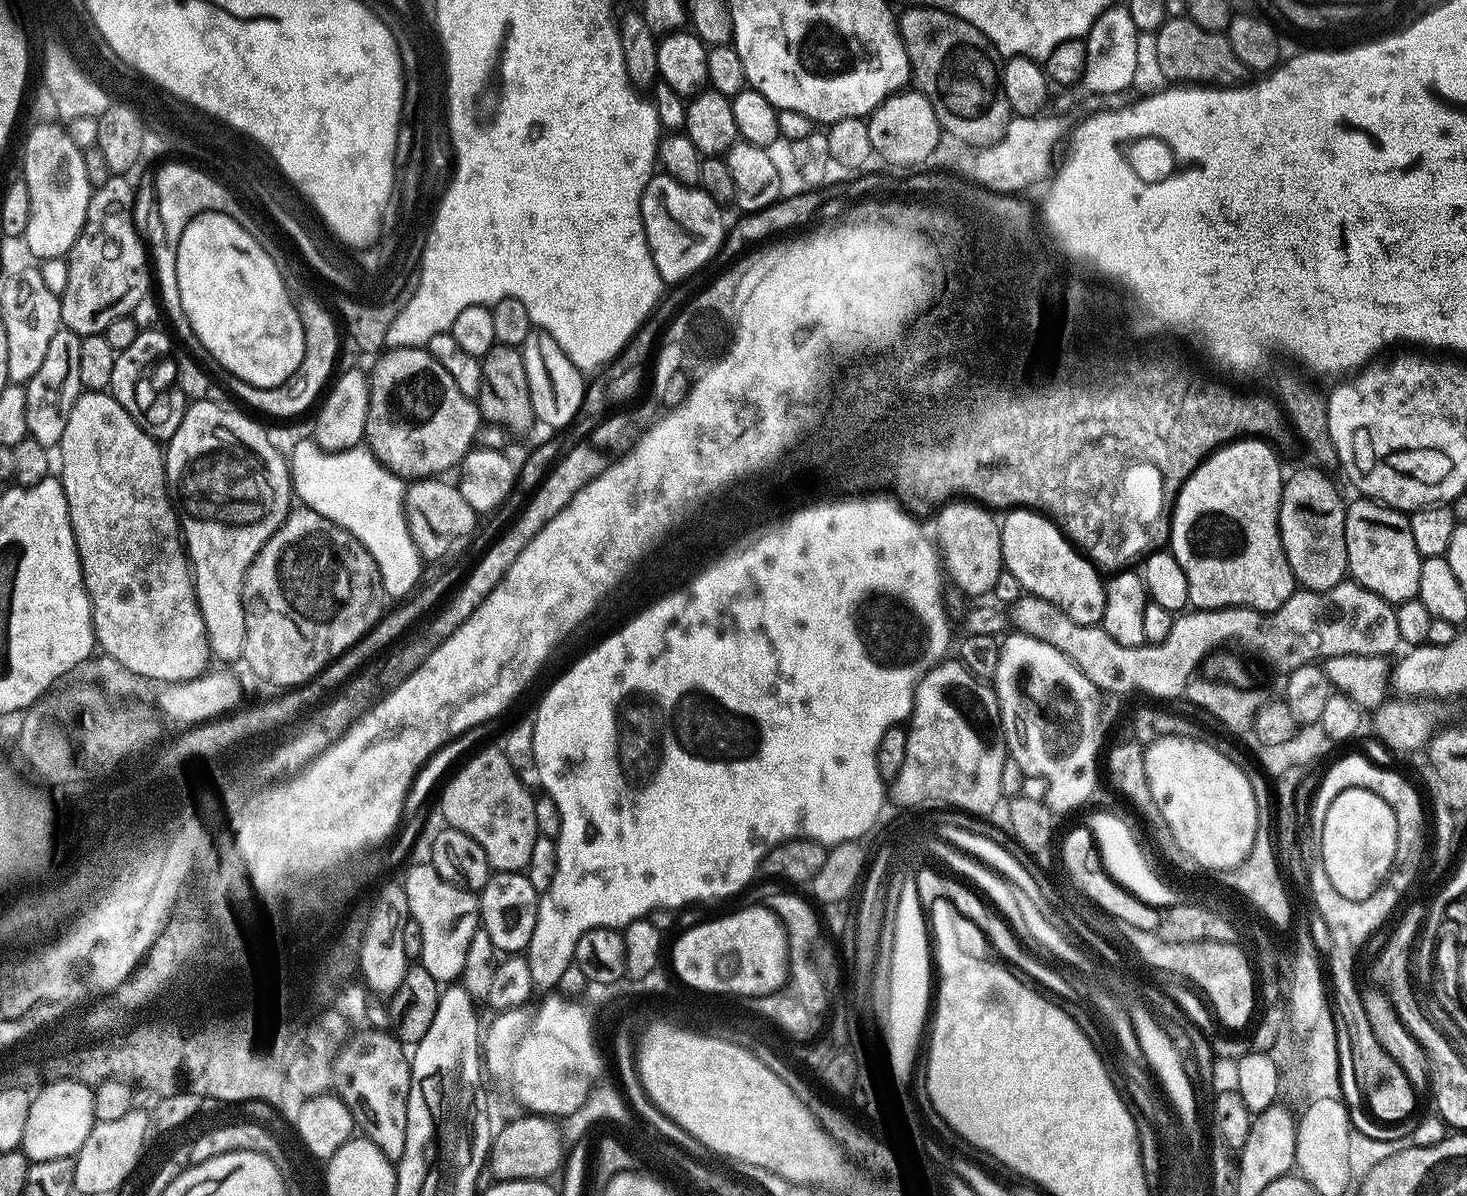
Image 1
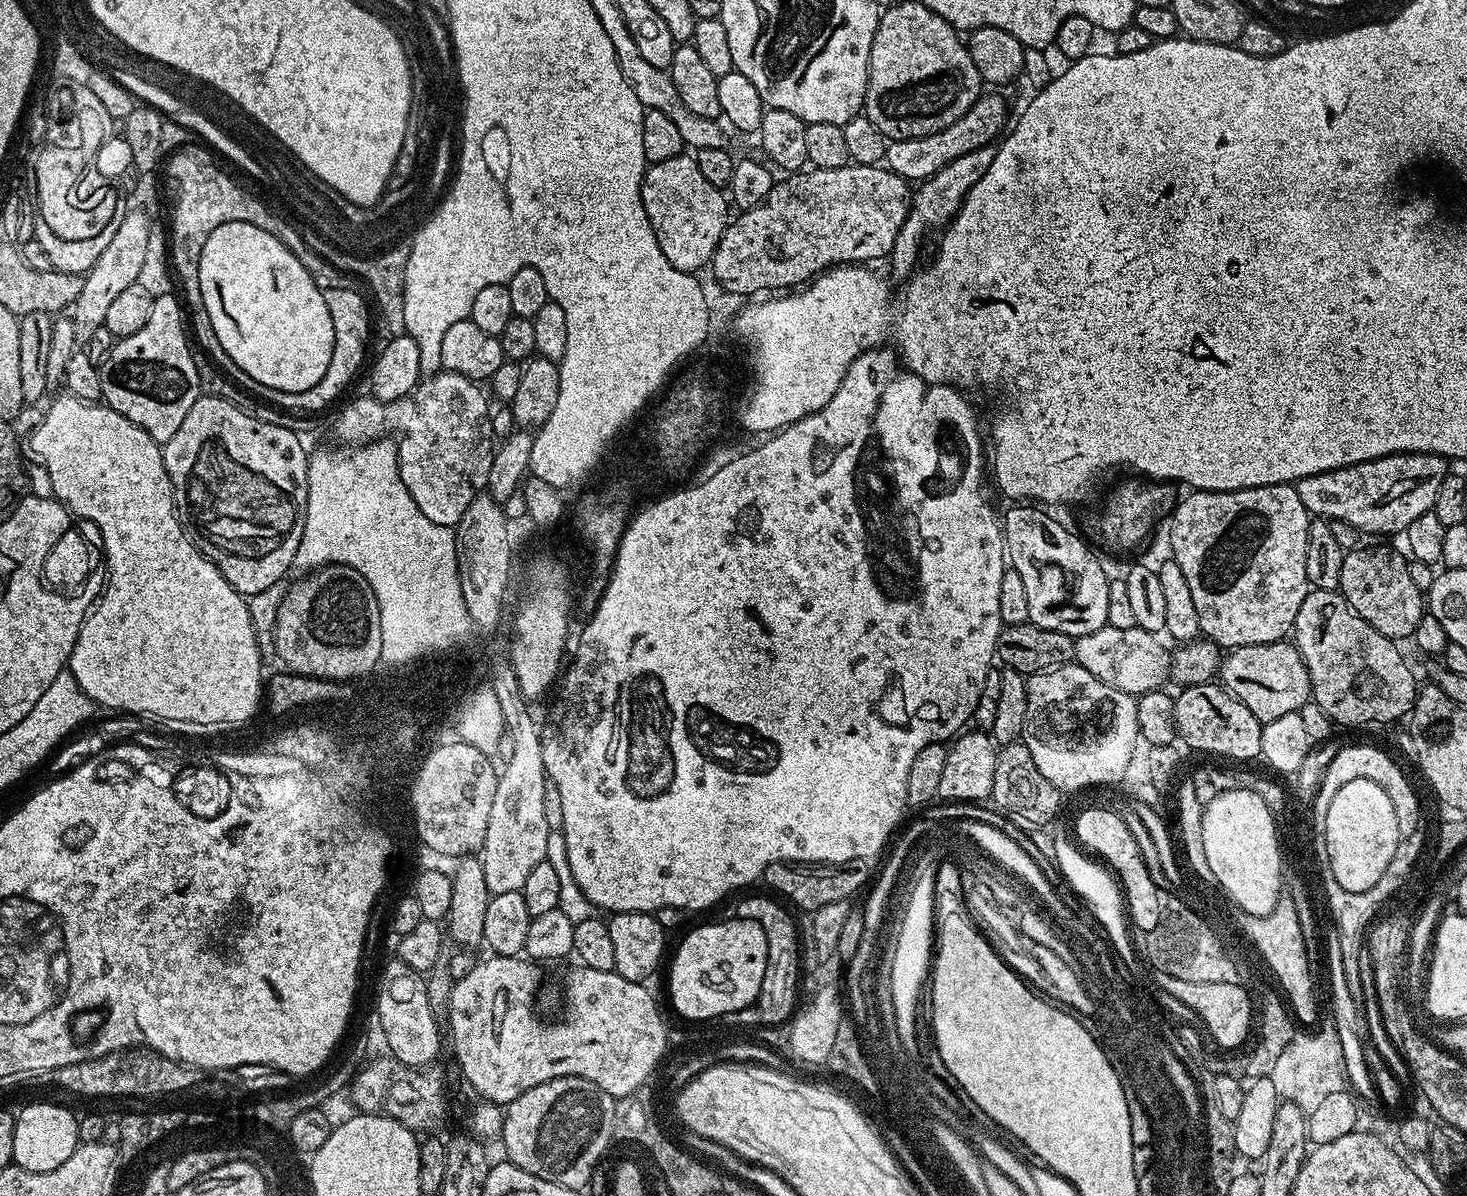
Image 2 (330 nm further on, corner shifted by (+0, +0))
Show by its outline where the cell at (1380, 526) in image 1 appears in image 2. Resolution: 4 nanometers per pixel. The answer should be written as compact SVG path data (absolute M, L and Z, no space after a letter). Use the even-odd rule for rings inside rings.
M1372 546L1345 551L1338 589L1348 607L1353 608L1363 620L1370 622L1378 634L1393 642L1404 640L1407 636L1408 639L1415 637L1418 622L1426 615L1425 593L1414 586L1408 569L1409 557L1403 551L1400 552Z

